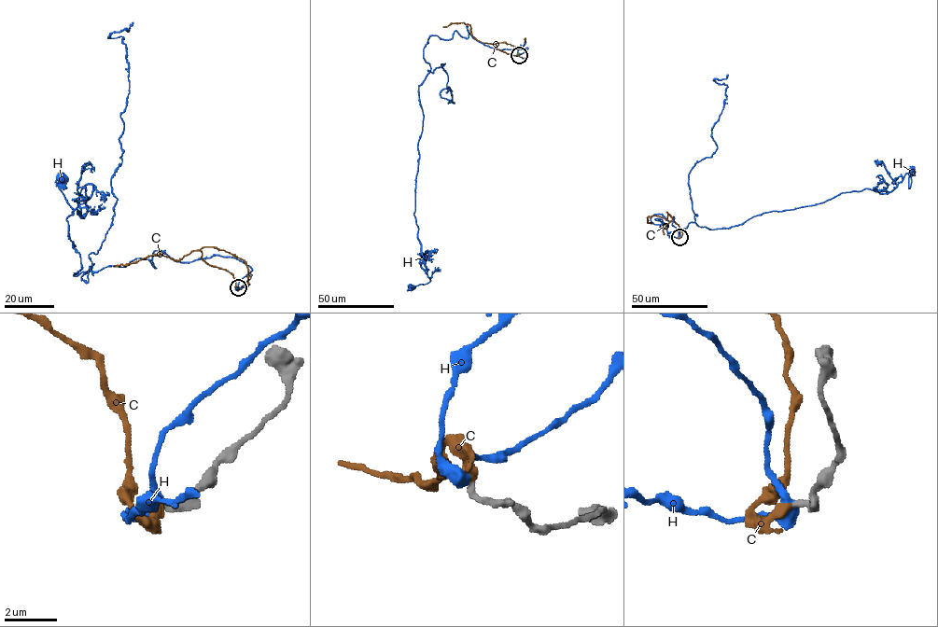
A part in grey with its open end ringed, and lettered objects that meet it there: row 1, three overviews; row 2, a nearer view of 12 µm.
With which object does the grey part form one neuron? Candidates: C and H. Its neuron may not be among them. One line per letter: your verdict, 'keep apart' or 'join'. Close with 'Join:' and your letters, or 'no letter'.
C: join
H: keep apart
Join: C

